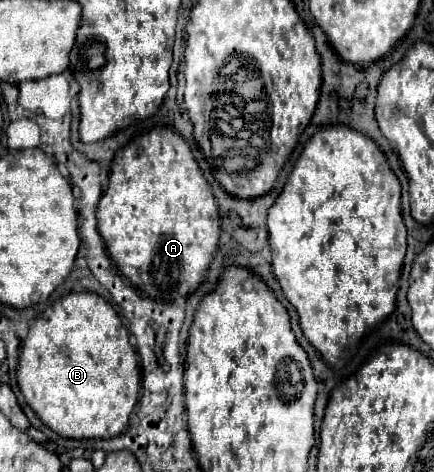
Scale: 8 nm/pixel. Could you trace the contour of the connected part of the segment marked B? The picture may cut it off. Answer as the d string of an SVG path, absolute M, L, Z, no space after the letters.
M67 293L29 327L19 347L17 383L37 413L61 437L109 439L123 433L139 397L139 363L117 311L97 293Z

